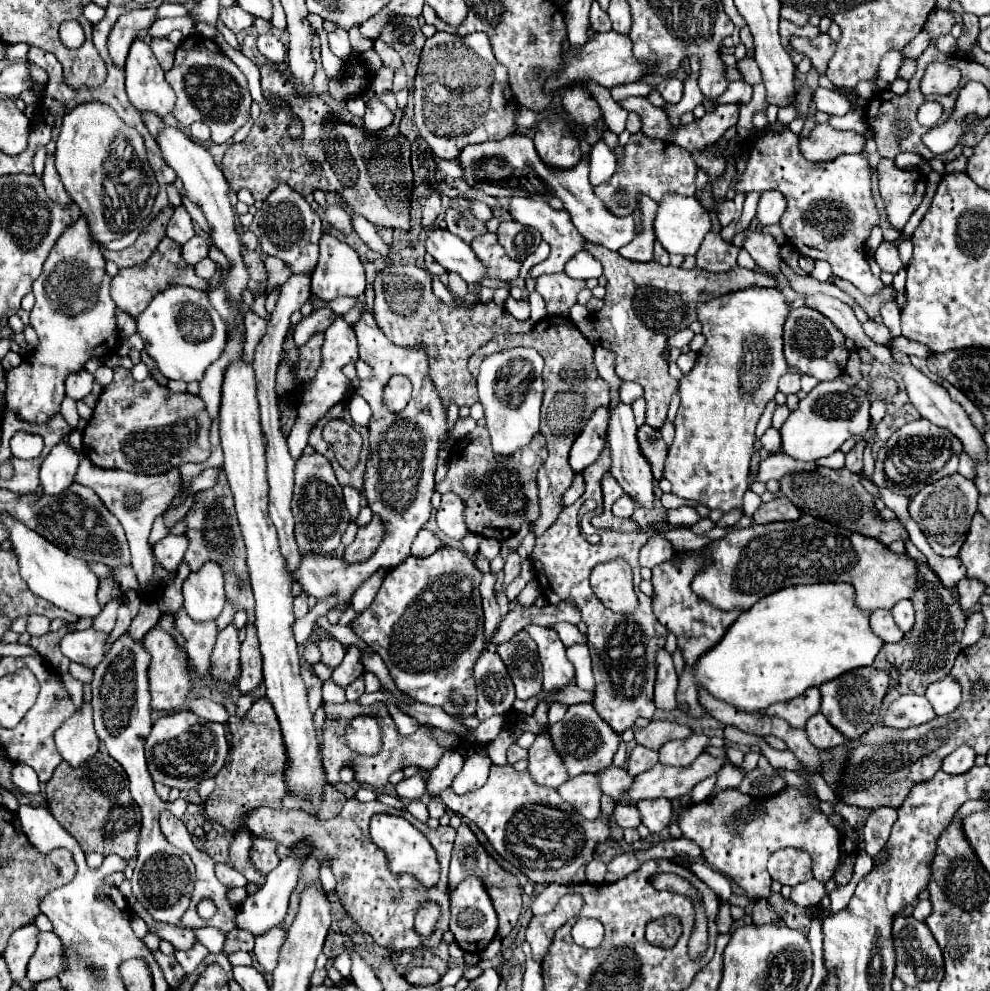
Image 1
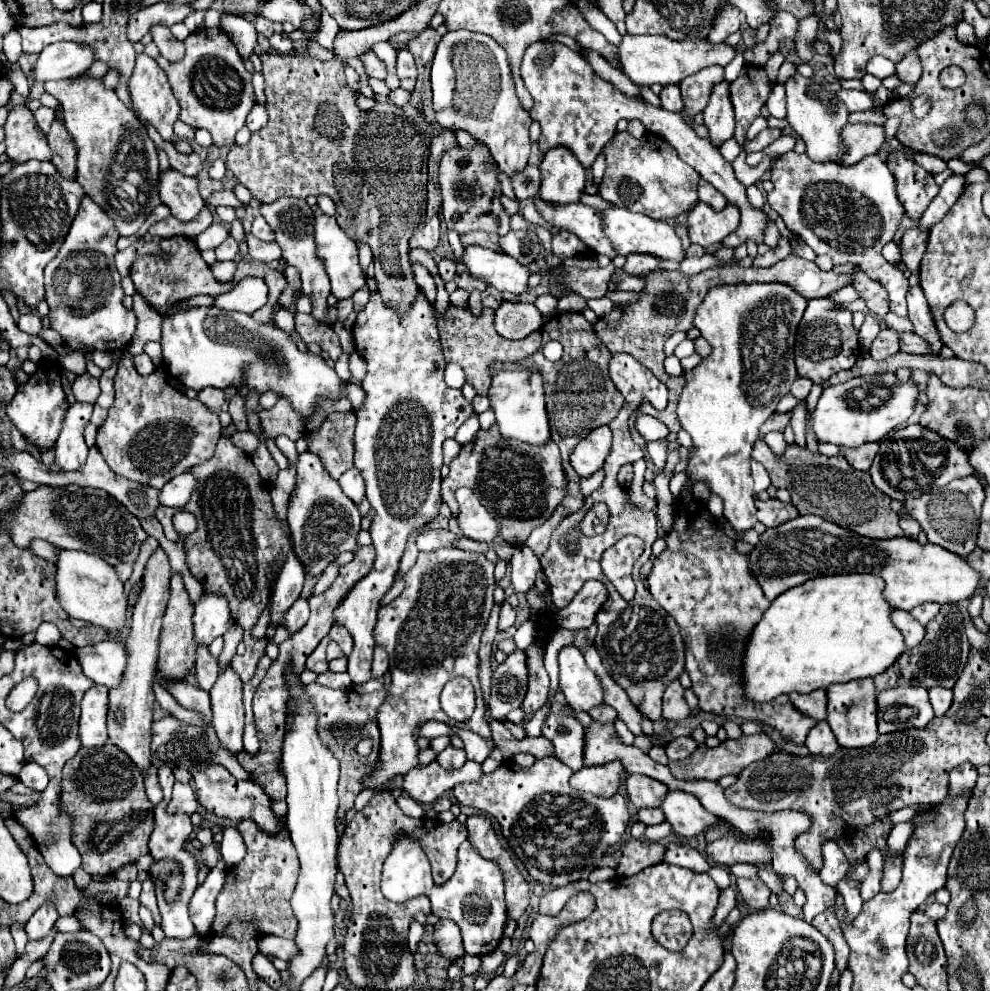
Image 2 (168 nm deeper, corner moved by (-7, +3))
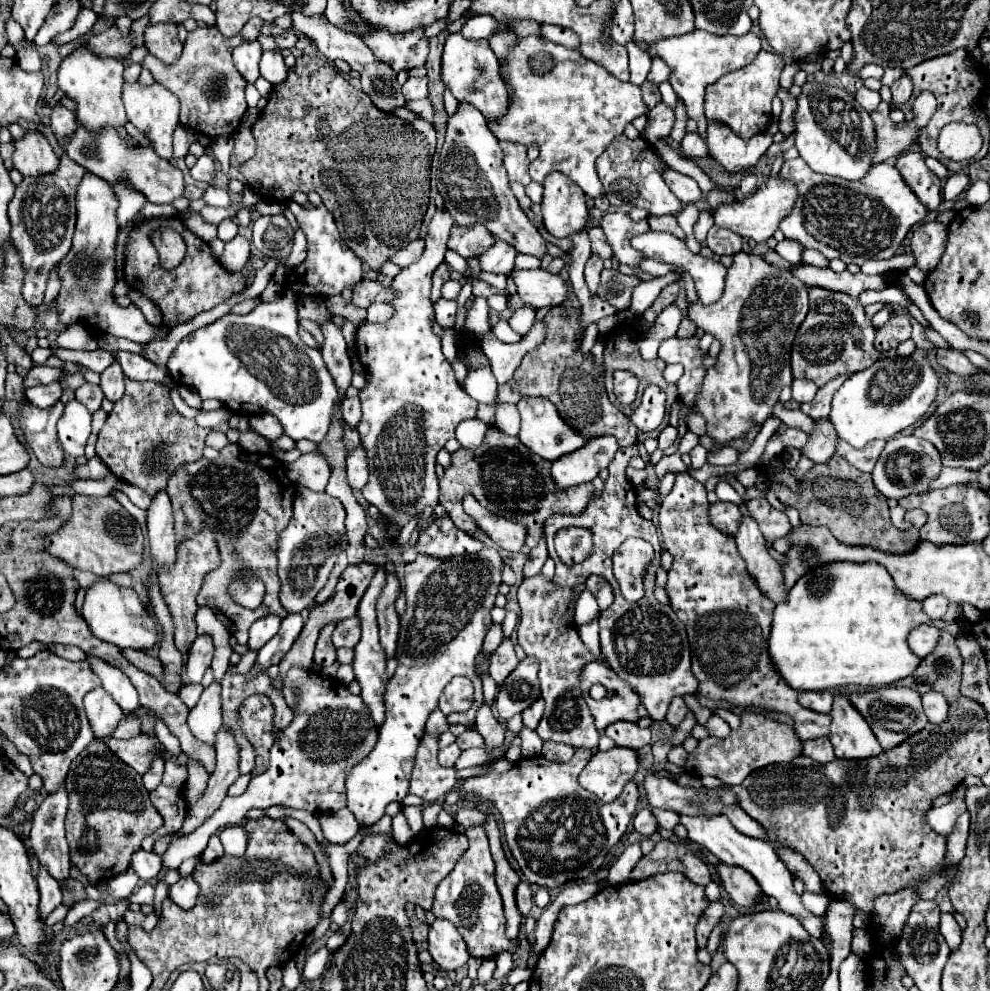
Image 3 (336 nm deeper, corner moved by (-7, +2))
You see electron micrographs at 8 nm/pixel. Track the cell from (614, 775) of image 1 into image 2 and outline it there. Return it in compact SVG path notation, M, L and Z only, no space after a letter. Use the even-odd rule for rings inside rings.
M628 774L626 790L636 808L654 808L664 798L664 792L668 792L664 784L642 774Z

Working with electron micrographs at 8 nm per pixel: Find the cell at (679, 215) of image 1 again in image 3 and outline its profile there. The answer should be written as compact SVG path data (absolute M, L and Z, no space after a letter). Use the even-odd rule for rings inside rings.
M780 175L768 177L754 195L746 197L744 201L734 201L732 205L722 205L720 209L716 209L714 211L714 225L724 227L724 229L732 229L740 237L752 237L756 243L760 243L760 241L766 241L768 237L774 235L780 221L792 211L796 199L798 199L798 189L796 189L794 181L782 179Z

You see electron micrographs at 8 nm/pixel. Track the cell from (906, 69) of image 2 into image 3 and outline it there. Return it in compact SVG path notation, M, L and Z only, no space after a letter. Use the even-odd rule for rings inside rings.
M904 75L904 77L898 79L890 89L892 89L892 101L890 101L890 105L892 105L892 107L902 105L902 103L906 103L906 101L910 99L910 95L912 95L912 81Z

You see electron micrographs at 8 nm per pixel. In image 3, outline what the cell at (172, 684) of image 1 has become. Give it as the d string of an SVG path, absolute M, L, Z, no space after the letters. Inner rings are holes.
M202 529L192 539L184 539L178 545L176 563L172 567L158 571L160 591L162 591L164 601L172 613L172 619L174 619L174 643L180 653L186 653L190 649L192 641L196 639L196 623L194 623L194 615L198 609L196 595L202 587L204 575L210 573L212 569L218 569L218 565L220 565L220 551L216 545L216 537L214 537L212 529Z

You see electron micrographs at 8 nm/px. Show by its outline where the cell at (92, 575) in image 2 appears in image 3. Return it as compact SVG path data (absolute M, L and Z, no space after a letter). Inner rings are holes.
M98 579L94 585L90 585L90 589L86 591L82 615L96 637L120 649L148 651L158 643L158 637L160 637L154 615L142 605L136 591L132 587L122 589L114 585L110 579Z

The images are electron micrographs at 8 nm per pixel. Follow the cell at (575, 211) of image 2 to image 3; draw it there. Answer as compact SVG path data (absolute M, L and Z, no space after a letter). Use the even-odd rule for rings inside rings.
M610 211L604 215L600 227L606 233L606 241L614 249L614 257L618 257L620 263L626 263L630 267L640 267L640 263L646 259L642 251L634 249L630 245L630 239L650 231L650 225L646 219L634 221L626 211Z

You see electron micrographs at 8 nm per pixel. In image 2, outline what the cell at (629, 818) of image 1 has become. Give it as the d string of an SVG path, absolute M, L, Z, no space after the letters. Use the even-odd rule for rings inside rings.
M640 808L636 818L640 822L644 822L644 824L660 824L660 822L664 822L664 816L662 816L662 812L658 808Z

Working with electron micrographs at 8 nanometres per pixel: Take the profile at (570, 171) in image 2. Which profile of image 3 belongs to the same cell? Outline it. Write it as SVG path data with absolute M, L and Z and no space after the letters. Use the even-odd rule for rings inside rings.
M552 173L544 183L542 217L546 231L554 237L570 237L580 233L588 223L586 199L568 177L562 173Z

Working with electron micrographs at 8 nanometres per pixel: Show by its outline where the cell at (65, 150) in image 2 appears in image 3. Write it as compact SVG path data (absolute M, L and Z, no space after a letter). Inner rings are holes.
M56 103L52 107L52 115L50 115L50 129L56 135L56 141L60 137L70 137L72 131L76 131L76 111L70 111L66 107L62 107L60 103Z

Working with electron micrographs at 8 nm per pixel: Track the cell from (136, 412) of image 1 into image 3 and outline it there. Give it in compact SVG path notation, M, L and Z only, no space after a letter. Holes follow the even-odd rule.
M126 379L126 395L114 403L102 431L98 433L96 455L108 465L108 469L154 497L166 487L168 477L176 467L198 461L204 451L204 439L212 429L198 427L192 419L182 417L170 399L168 389L154 381L130 381Z

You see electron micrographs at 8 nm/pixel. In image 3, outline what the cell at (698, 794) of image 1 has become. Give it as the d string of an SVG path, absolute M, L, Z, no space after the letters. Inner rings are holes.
M682 815L680 823L688 829L688 839L690 839L690 841L706 847L706 849L708 849L710 853L714 853L722 863L726 863L726 865L736 865L736 867L742 867L742 869L746 869L748 873L752 873L752 877L758 881L758 885L762 887L762 891L764 891L768 897L778 899L782 911L796 915L796 919L806 927L806 931L808 931L814 939L820 939L820 937L822 937L822 931L824 931L822 917L812 915L812 913L802 905L800 895L794 891L792 873L786 869L786 865L778 859L778 855L774 853L774 849L772 849L766 841L752 839L752 837L746 837L746 835L738 833L738 831L732 827L732 823L728 821L728 817L724 817L724 815L720 815L720 817L688 817L688 815Z

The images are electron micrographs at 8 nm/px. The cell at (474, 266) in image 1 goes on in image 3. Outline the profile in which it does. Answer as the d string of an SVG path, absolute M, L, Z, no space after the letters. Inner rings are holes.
M544 269L512 271L510 277L516 281L518 295L528 307L556 307L568 299L568 283L554 273Z

